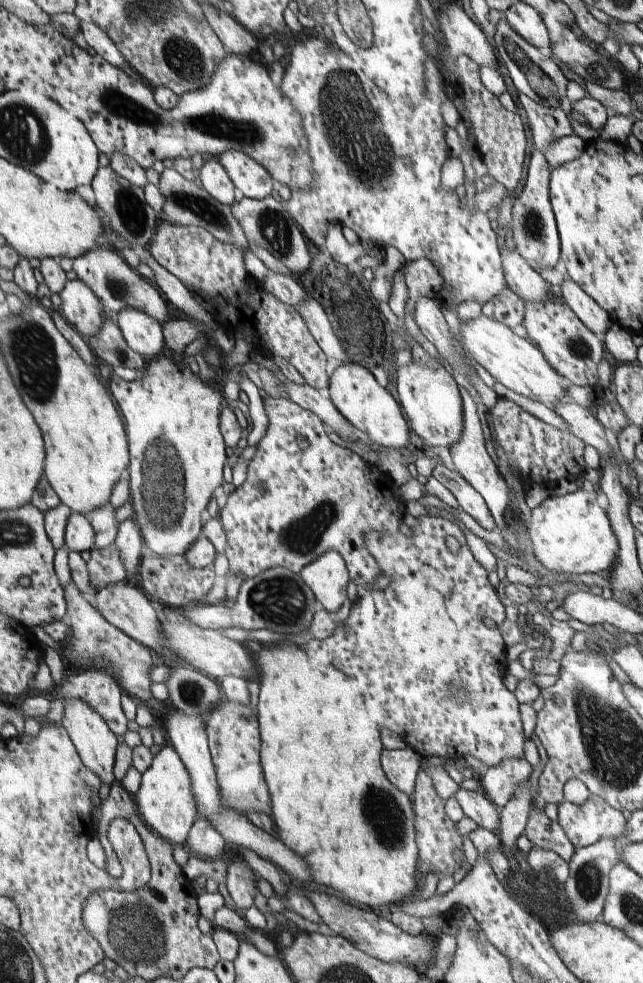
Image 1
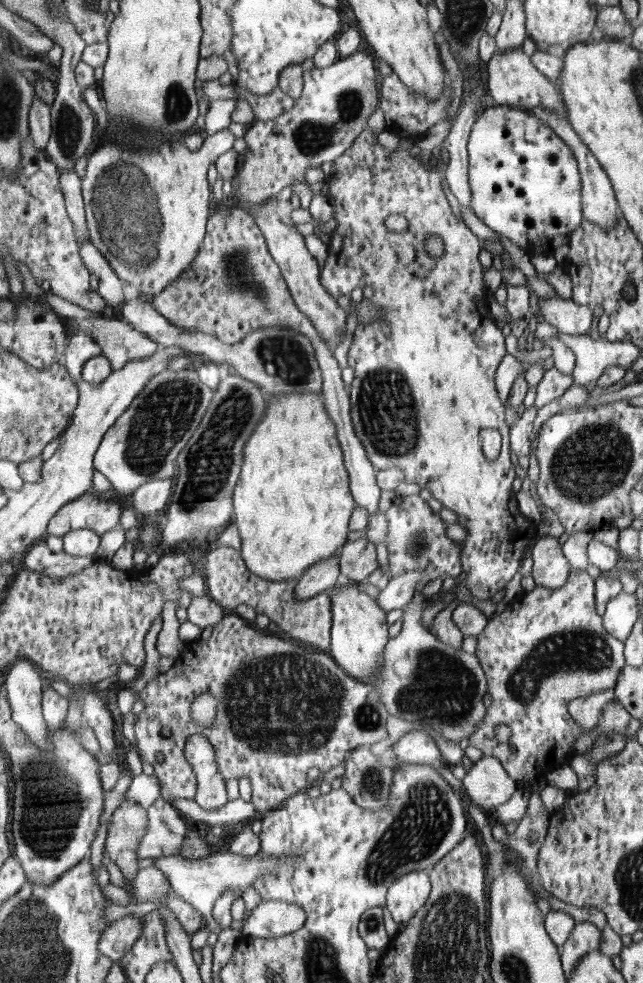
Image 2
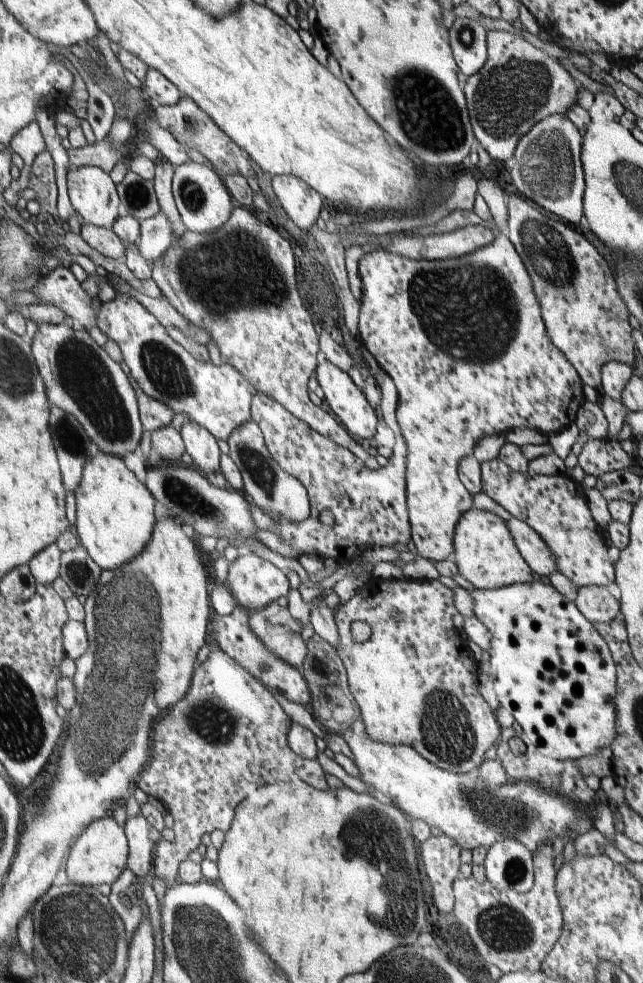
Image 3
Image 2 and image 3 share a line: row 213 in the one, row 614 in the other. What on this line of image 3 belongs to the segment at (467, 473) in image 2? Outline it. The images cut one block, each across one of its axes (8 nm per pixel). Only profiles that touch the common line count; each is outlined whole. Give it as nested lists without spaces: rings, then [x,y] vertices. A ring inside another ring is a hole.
[[[374,577],[369,580],[368,583],[363,584],[357,589],[354,596],[346,602],[337,607],[333,611],[335,623],[338,631],[338,644],[336,644],[336,650],[338,656],[344,663],[347,681],[349,684],[350,692],[358,703],[359,711],[361,712],[361,719],[365,720],[366,728],[369,730],[369,734],[373,737],[374,741],[392,744],[392,745],[410,745],[413,749],[417,749],[419,753],[426,760],[433,762],[438,768],[446,769],[448,772],[456,774],[467,773],[478,769],[478,766],[482,764],[484,760],[484,752],[488,748],[492,748],[492,744],[498,740],[500,736],[500,726],[494,718],[494,712],[490,710],[490,706],[484,702],[484,698],[478,694],[478,678],[476,678],[476,664],[470,656],[470,651],[466,648],[466,642],[462,640],[462,636],[458,634],[458,630],[454,628],[452,624],[452,616],[454,616],[456,608],[452,604],[452,590],[442,586],[438,579],[432,580],[420,580],[420,579],[402,579],[402,580],[386,580],[380,577]],[[356,620],[362,620],[370,625],[372,634],[368,640],[362,643],[356,642],[352,638],[352,630],[350,626],[352,622]]]

